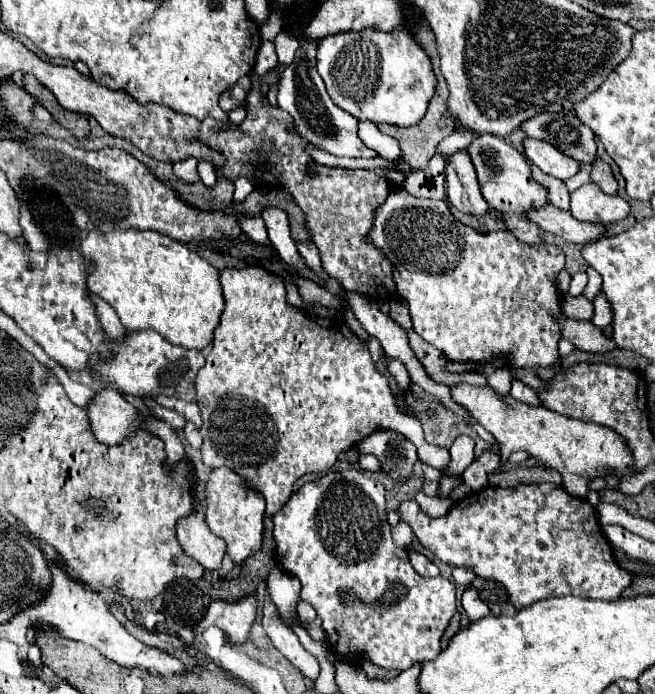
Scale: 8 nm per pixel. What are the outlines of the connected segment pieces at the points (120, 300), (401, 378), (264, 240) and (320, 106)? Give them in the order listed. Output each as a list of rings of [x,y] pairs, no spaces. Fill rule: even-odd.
[[[90,231],[80,245],[88,267],[88,291],[114,307],[128,331],[154,329],[166,341],[188,349],[204,349],[224,309],[218,269],[182,243],[158,231]]]
[[[386,357],[386,361],[388,361],[390,373],[392,373],[392,375],[398,379],[398,383],[400,383],[400,391],[406,391],[408,385],[410,385],[410,377],[408,377],[406,367],[404,367],[400,361],[396,361],[396,359],[388,359],[388,357]]]
[[[252,217],[252,219],[240,219],[240,227],[242,227],[242,233],[252,241],[252,243],[258,243],[258,245],[262,245],[262,247],[266,247],[266,249],[274,249],[274,245],[270,243],[270,239],[268,239],[268,233],[266,233],[266,227],[264,227],[264,223],[262,223],[262,219],[260,217]]]
[[[300,39],[294,61],[282,69],[278,79],[278,107],[294,117],[298,131],[316,147],[338,157],[376,157],[376,151],[368,149],[358,139],[358,119],[344,109],[338,109],[338,105],[330,99],[316,69],[316,51],[318,43]]]

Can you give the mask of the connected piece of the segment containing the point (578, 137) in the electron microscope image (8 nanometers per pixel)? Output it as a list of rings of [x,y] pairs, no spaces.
[[[544,113],[522,123],[526,137],[542,139],[560,149],[564,155],[590,167],[596,155],[596,137],[590,127],[580,123],[572,113]]]

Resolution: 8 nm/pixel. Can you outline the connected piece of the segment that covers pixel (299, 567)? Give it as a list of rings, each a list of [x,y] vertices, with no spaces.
[[[344,469],[344,471],[332,471],[324,477],[320,477],[318,481],[312,481],[312,483],[306,483],[298,493],[294,493],[288,503],[284,505],[282,511],[278,511],[272,521],[274,521],[274,543],[276,543],[276,561],[278,561],[278,567],[282,571],[286,571],[288,575],[294,575],[300,579],[302,583],[302,599],[308,601],[318,617],[322,619],[322,627],[326,629],[328,633],[328,643],[330,643],[330,649],[338,655],[338,657],[344,657],[344,659],[350,659],[354,661],[356,655],[368,655],[372,659],[372,663],[384,667],[384,669],[408,669],[412,667],[414,663],[422,663],[422,661],[430,661],[434,659],[438,653],[440,653],[440,637],[448,625],[448,621],[452,619],[452,615],[456,613],[456,593],[454,593],[454,585],[452,581],[444,579],[444,577],[432,577],[432,579],[426,579],[426,577],[420,577],[412,565],[410,565],[410,557],[408,557],[408,551],[406,549],[400,549],[394,545],[392,541],[392,535],[390,535],[390,523],[386,519],[386,503],[384,503],[384,485],[376,479],[372,479],[370,475],[358,471],[358,469]]]

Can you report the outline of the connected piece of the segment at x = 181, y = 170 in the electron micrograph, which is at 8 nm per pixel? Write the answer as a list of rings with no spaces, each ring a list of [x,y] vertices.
[[[186,157],[178,163],[172,165],[174,169],[174,175],[184,181],[184,183],[198,183],[200,177],[198,177],[198,161],[194,157]]]

